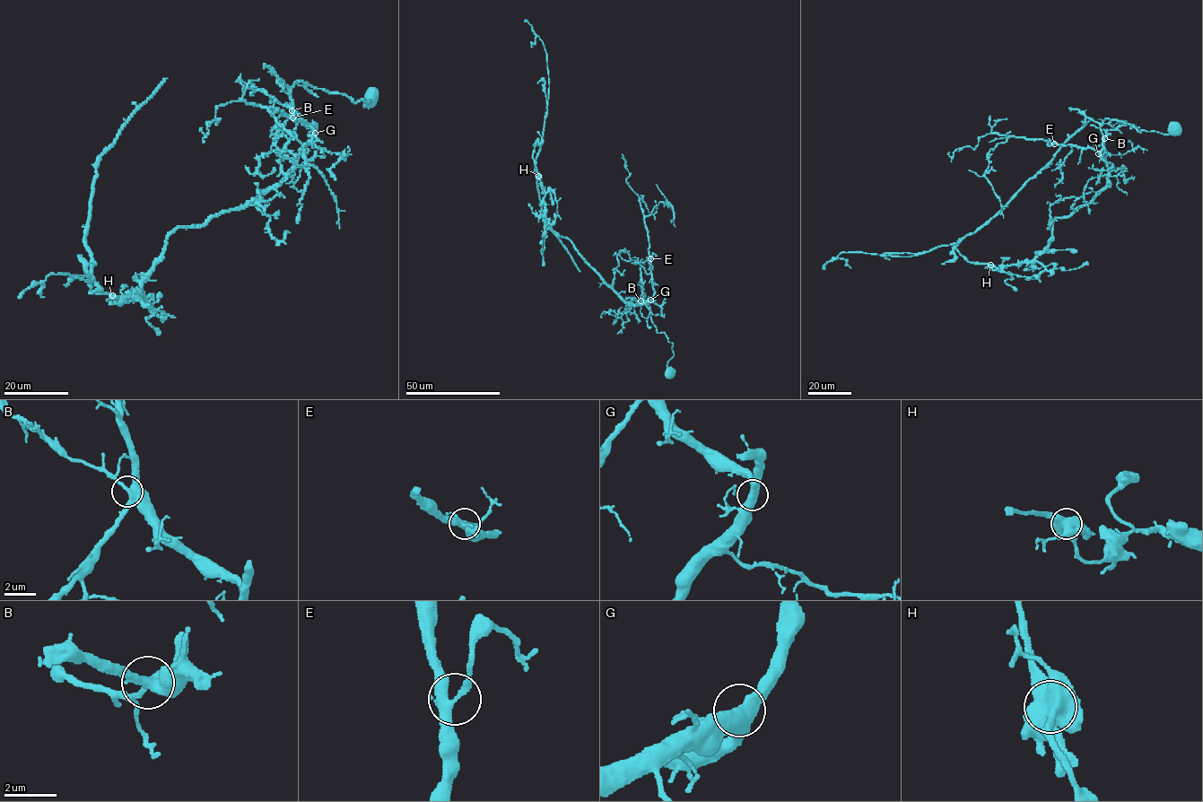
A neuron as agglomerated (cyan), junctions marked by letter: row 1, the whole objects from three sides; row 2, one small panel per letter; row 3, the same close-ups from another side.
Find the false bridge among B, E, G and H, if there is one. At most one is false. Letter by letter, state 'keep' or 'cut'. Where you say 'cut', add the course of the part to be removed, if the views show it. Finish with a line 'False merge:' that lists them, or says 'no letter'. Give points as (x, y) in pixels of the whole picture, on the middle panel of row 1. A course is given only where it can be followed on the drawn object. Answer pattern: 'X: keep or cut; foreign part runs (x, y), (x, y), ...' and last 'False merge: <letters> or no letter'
B: keep
E: keep
G: keep
H: cut; foreign part runs (539, 176), (533, 158), (536, 142), (540, 149), (535, 166), (543, 218), (579, 272)
False merge: H

